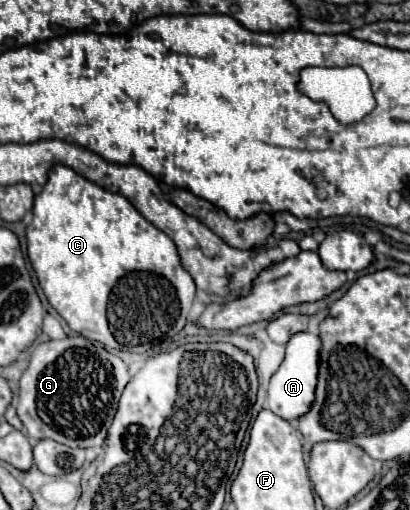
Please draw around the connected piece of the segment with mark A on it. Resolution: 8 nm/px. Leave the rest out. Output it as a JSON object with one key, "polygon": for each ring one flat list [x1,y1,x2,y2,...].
{"polygon":[[310,332,294,334,286,344,286,356,276,374,270,378,266,408,284,420,294,420,314,402,314,388,318,382,318,336]]}

